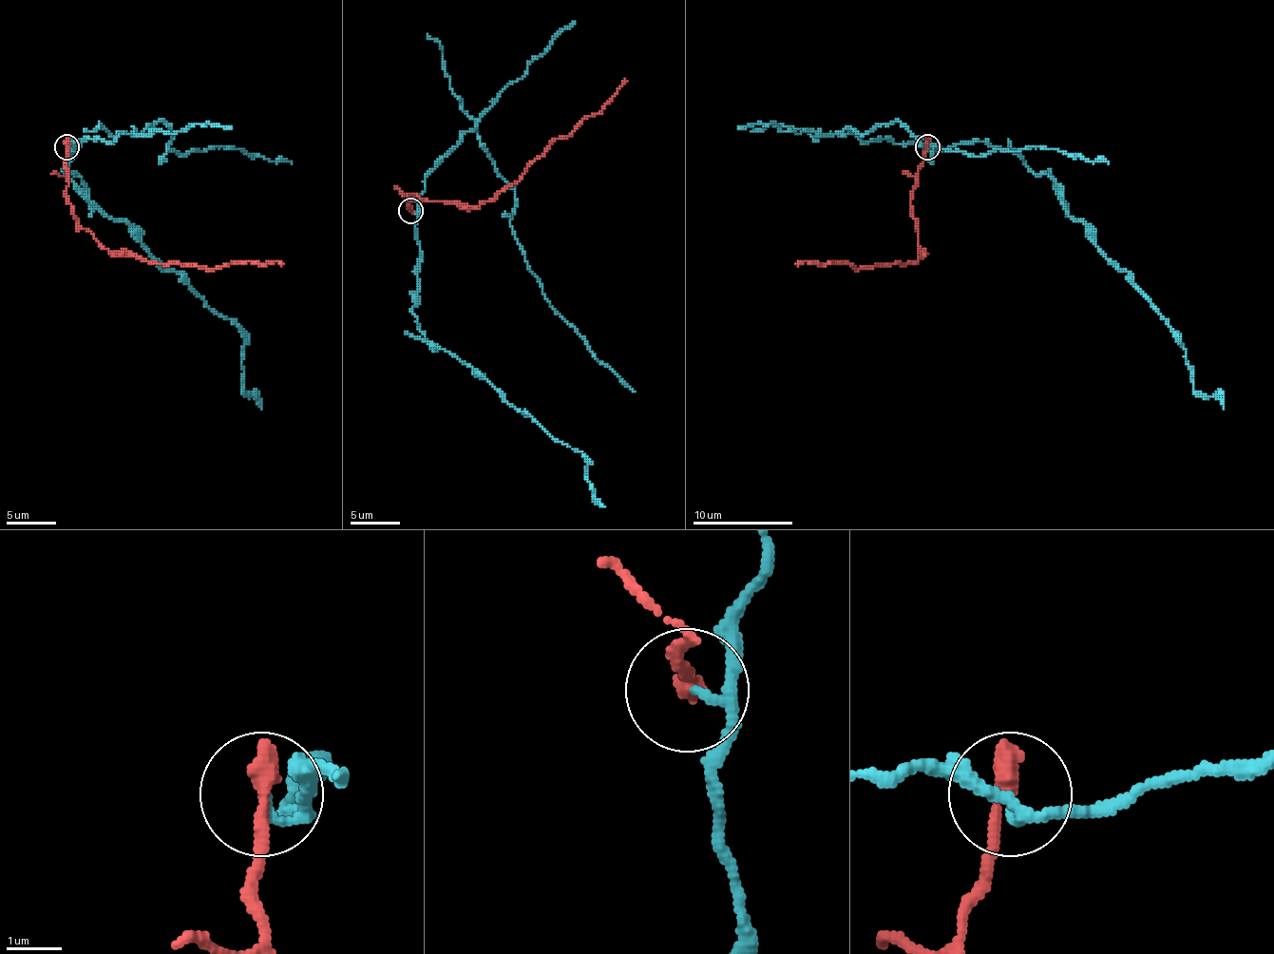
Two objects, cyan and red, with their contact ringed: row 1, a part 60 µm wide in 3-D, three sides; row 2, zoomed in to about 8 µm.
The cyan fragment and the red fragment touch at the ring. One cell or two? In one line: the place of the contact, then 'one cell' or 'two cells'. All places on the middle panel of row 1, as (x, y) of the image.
place (410, 211); two cells

